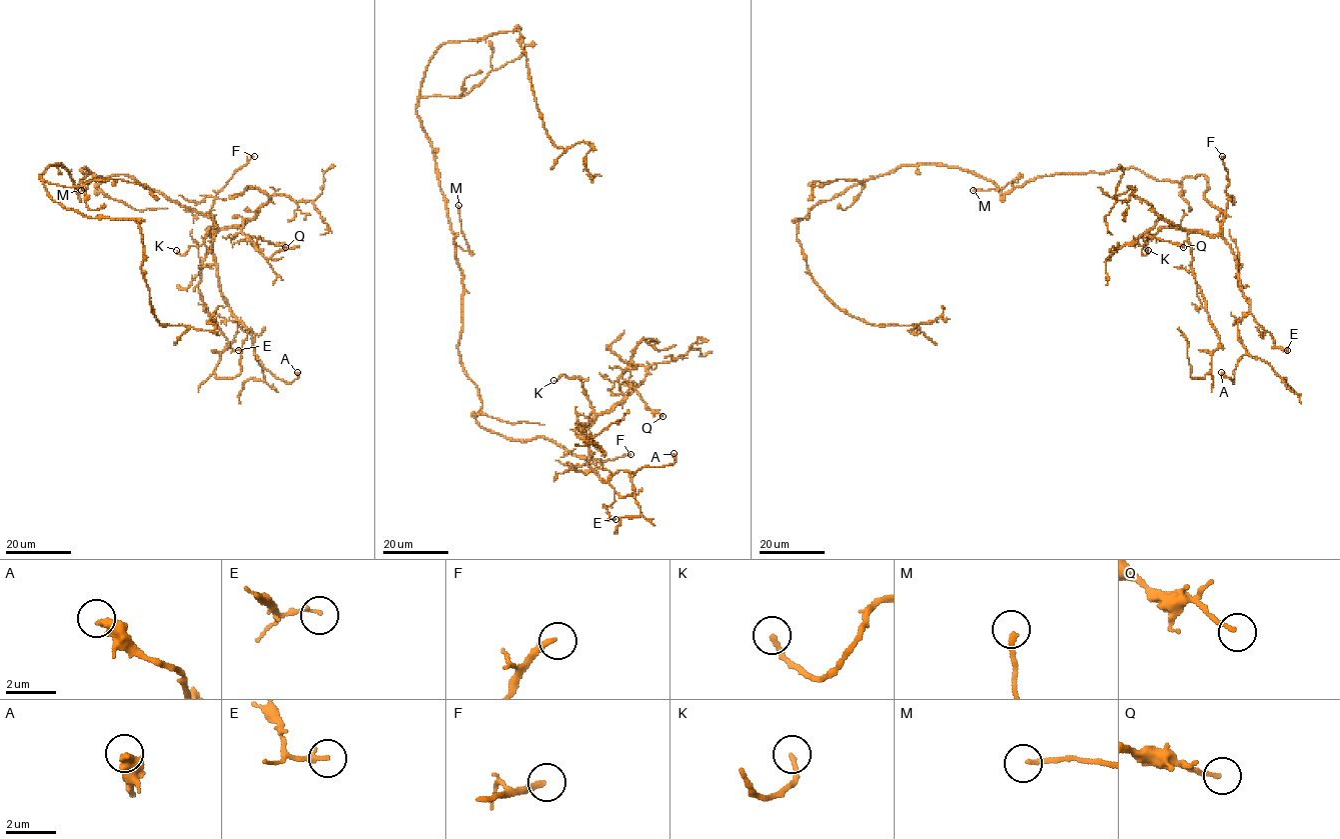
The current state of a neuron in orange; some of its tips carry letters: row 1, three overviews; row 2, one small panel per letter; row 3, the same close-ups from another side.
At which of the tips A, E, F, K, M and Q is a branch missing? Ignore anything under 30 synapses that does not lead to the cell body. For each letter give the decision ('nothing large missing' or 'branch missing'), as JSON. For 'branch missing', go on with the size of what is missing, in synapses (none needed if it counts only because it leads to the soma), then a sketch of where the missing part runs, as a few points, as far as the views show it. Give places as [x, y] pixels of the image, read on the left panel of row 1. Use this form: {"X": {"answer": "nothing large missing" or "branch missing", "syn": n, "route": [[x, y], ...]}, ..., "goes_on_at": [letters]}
{"A": {"answer": "nothing large missing"}, "E": {"answer": "nothing large missing"}, "F": {"answer": "branch missing", "route": [[254, 156], [284, 122], [285, 79], [277, 53], [276, 13]]}, "K": {"answer": "nothing large missing"}, "M": {"answer": "nothing large missing"}, "Q": {"answer": "nothing large missing"}, "goes_on_at": ["F"]}

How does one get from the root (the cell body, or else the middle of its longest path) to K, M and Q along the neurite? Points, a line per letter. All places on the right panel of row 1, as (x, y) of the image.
K: (1026, 182), (1127, 168), (1157, 180), (1202, 174), (1204, 196), (1224, 214), (1221, 231), (1165, 226), (1148, 250)
M: (1026, 182), (1014, 187), (1016, 179), (1001, 188), (973, 190)
Q: (1026, 182), (1127, 168), (1157, 180), (1202, 174), (1221, 231), (1160, 219), (1145, 234), (1183, 247)

